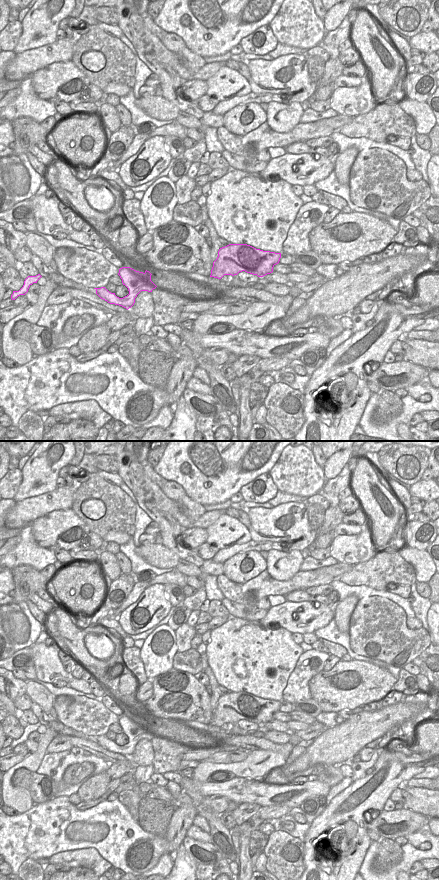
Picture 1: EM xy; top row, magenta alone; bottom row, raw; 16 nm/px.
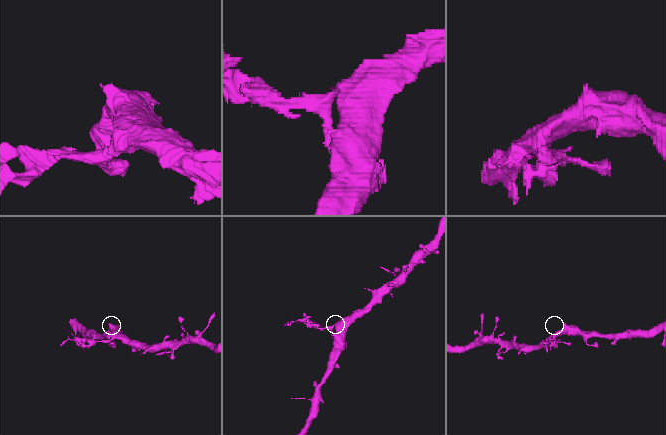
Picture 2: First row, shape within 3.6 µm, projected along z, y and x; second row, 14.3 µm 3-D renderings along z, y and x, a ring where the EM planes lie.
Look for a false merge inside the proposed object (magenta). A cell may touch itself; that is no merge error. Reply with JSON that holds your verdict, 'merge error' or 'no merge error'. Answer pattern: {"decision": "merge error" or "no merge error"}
{"decision": "merge error"}

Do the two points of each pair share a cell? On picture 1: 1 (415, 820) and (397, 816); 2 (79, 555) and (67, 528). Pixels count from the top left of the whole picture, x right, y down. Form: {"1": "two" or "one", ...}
{"1": "one", "2": "two"}

